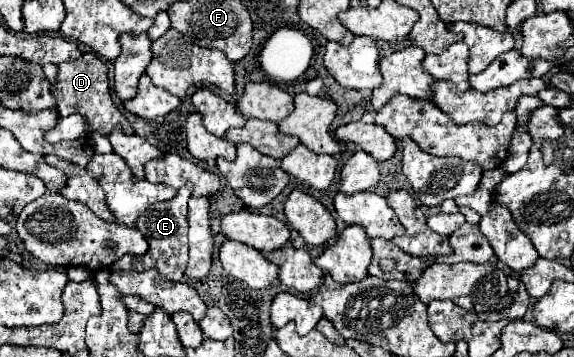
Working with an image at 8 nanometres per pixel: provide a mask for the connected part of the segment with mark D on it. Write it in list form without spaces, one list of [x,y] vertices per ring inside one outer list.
[[[82,53],[74,61],[60,63],[58,73],[56,73],[56,83],[50,87],[50,91],[56,99],[56,111],[60,113],[60,117],[68,117],[72,113],[78,113],[88,121],[92,131],[98,131],[102,135],[108,135],[116,125],[126,121],[124,115],[114,105],[114,101],[110,99],[106,65],[94,53]]]

